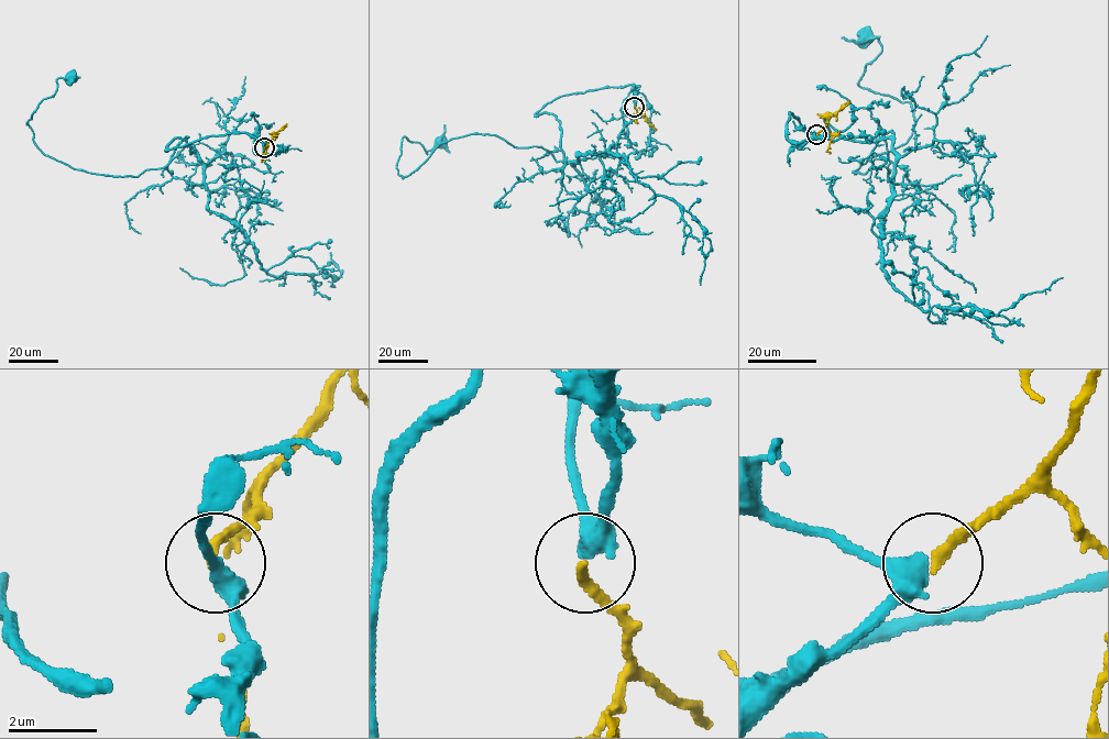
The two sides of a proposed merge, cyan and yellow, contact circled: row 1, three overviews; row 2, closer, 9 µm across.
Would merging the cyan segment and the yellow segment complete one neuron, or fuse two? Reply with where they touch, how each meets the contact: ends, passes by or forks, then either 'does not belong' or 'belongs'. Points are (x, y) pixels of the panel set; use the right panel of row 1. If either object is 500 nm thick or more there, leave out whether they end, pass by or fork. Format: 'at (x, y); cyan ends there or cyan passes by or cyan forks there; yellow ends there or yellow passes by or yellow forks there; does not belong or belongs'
at (816, 134); cyan passes by; yellow ends there; belongs

